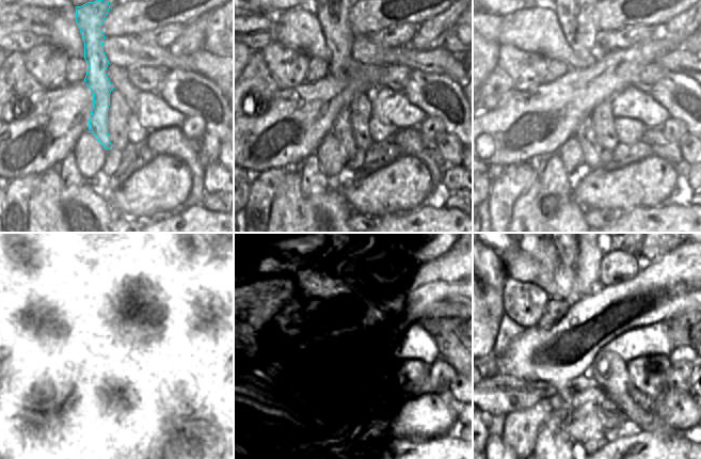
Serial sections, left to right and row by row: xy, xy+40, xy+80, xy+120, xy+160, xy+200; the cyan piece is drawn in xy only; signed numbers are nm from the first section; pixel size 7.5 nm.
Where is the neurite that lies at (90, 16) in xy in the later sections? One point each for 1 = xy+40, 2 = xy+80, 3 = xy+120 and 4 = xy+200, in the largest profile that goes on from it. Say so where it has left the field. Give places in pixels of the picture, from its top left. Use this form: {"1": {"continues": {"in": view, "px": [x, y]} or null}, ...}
{"1": {"continues": {"in": "xy+40", "px": [333, 15]}}, "2": {"continues": {"in": "xy+80", "px": [576, 15]}}, "3": {"continues": {"in": "xy+120", "px": [102, 254]}}, "4": {"continues": {"in": "xy+200", "px": [589, 254]}}}

